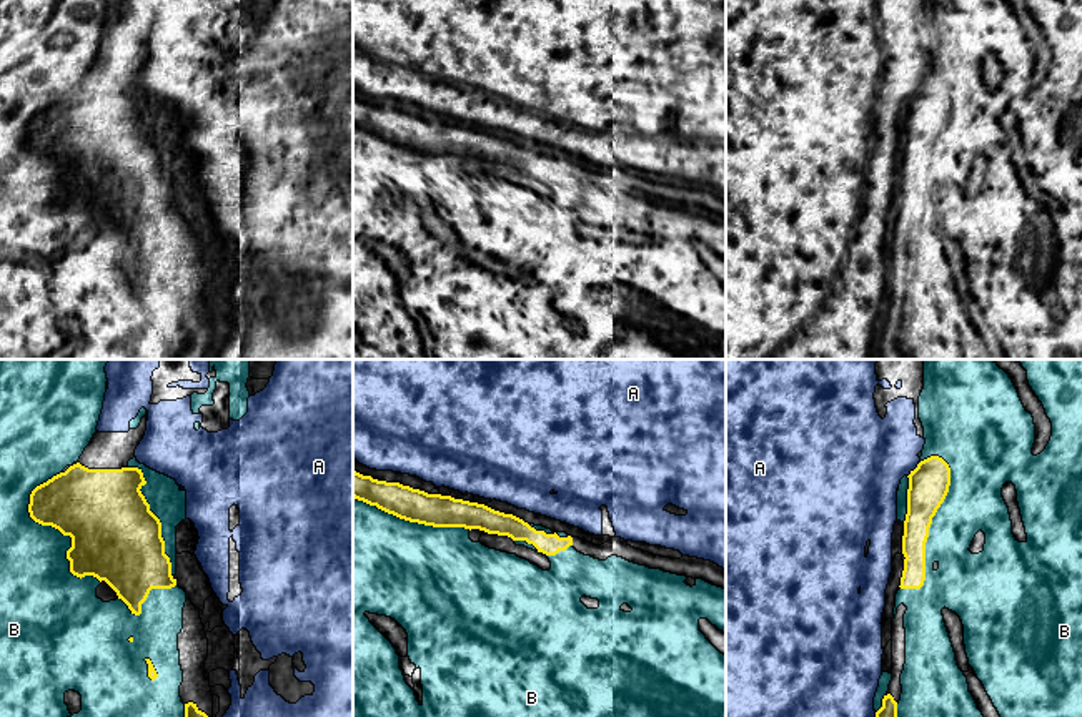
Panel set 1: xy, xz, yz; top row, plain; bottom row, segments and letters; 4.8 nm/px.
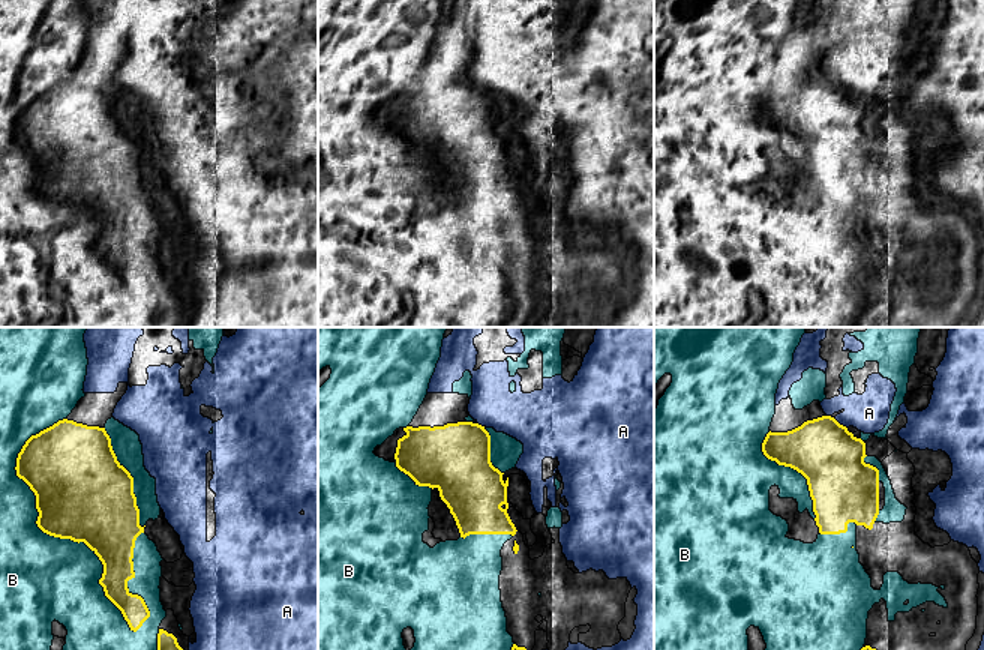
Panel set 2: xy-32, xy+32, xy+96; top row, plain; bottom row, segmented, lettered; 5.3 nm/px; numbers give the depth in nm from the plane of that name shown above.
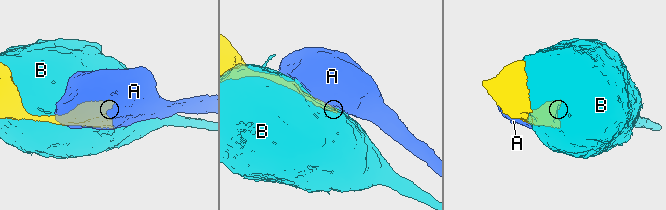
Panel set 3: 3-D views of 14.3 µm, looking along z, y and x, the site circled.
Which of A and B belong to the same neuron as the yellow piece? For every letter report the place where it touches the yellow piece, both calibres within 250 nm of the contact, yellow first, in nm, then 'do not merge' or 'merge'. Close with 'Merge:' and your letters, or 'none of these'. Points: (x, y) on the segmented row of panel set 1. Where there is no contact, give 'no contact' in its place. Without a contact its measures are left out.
A: contact yz (914, 469); calibres 190 and 400 nm; do not merge
B: contact yz (928, 531); calibres 190 and 260 nm; do not merge
Merge: none of these

